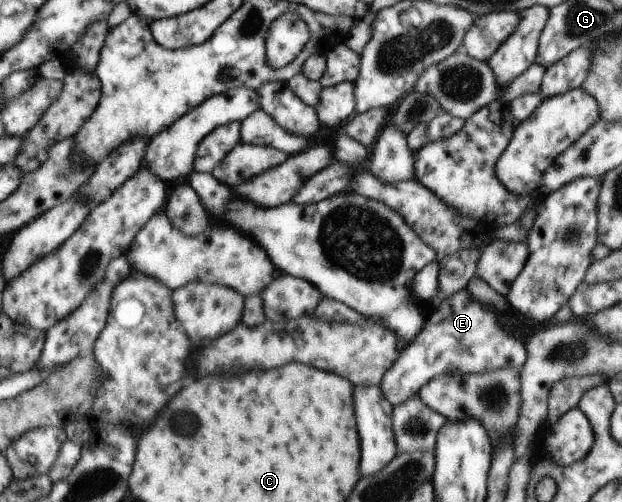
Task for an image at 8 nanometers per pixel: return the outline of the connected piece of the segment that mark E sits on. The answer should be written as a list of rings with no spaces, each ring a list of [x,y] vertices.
[[[467,289],[450,295],[434,313],[432,327],[428,327],[424,335],[416,337],[416,343],[410,343],[399,353],[398,361],[380,381],[380,388],[395,407],[408,401],[431,379],[444,373],[488,373],[506,367],[522,371],[528,359],[525,343],[502,325],[496,313],[488,305],[476,301]]]

